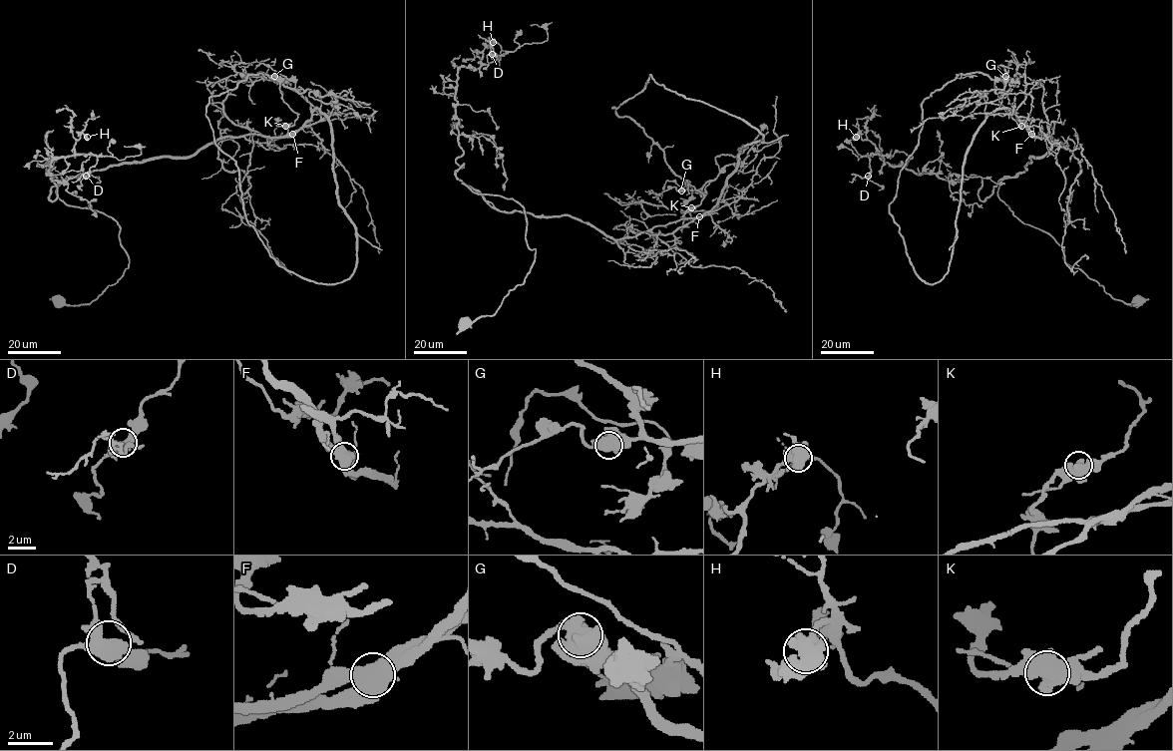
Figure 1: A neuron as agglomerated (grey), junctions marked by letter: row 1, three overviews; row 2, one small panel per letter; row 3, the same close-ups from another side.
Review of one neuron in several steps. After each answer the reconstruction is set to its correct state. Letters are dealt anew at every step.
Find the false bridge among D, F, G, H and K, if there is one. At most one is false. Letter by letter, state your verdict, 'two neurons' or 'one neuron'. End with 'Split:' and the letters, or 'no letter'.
D: one neuron
F: two neurons
G: one neuron
H: one neuron
K: one neuron
Split: F

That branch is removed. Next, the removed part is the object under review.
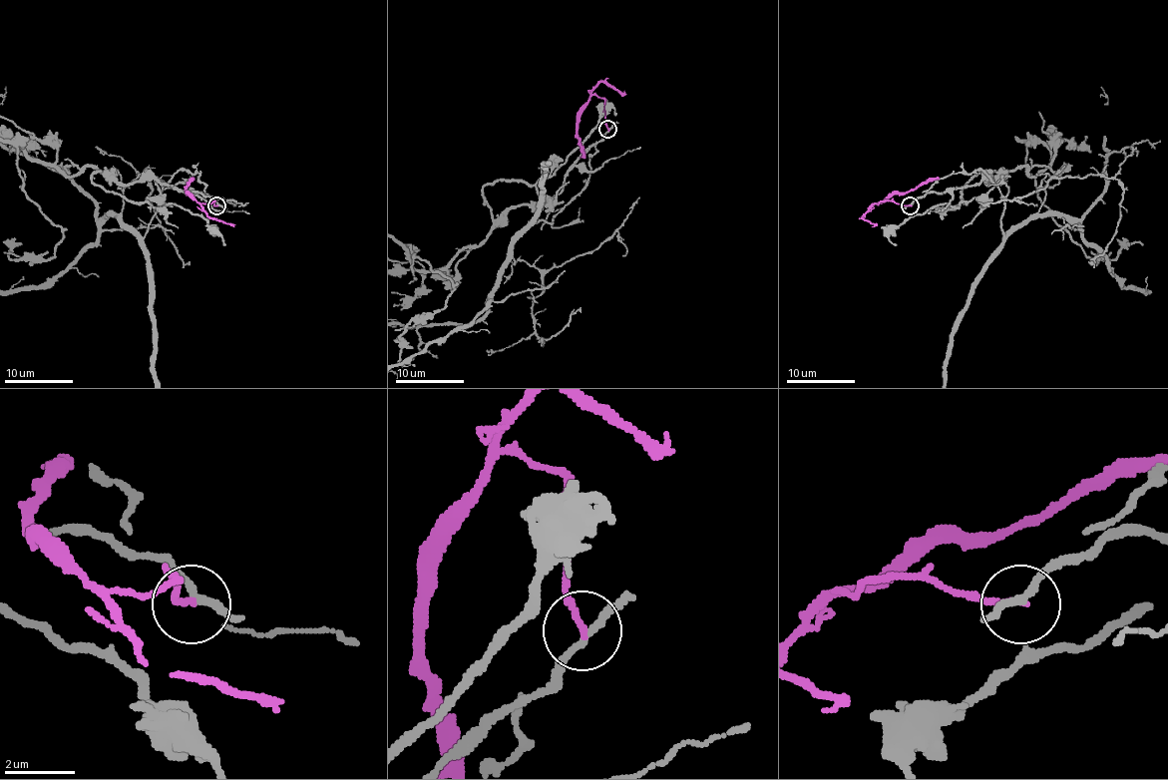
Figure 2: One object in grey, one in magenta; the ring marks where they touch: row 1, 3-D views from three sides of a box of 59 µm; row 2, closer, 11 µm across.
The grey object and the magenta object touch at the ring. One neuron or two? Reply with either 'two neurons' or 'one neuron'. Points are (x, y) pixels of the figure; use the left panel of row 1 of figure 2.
two neurons

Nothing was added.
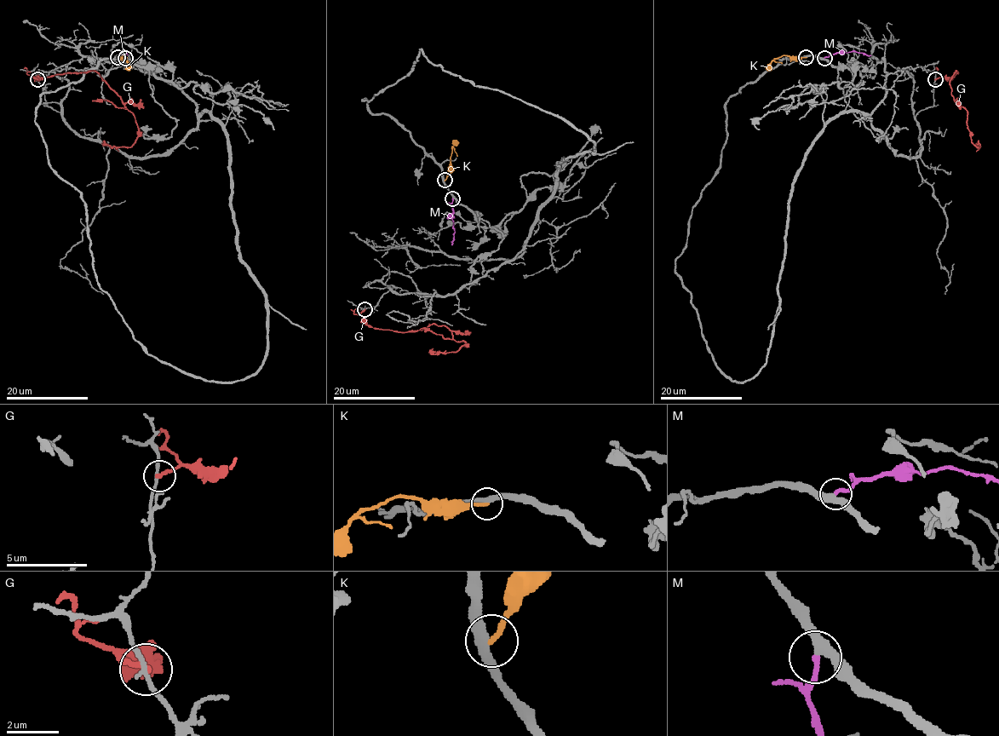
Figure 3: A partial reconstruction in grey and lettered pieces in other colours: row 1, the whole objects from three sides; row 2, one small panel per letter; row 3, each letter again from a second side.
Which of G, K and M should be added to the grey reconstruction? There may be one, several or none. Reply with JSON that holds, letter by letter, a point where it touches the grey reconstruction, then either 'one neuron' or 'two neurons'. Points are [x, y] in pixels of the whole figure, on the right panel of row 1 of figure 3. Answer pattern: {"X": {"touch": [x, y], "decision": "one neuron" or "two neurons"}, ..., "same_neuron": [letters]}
{"G": {"touch": [935, 79], "decision": "two neurons"}, "K": {"touch": [806, 57], "decision": "two neurons"}, "M": {"touch": [824, 58], "decision": "one neuron"}, "same_neuron": ["M"]}

